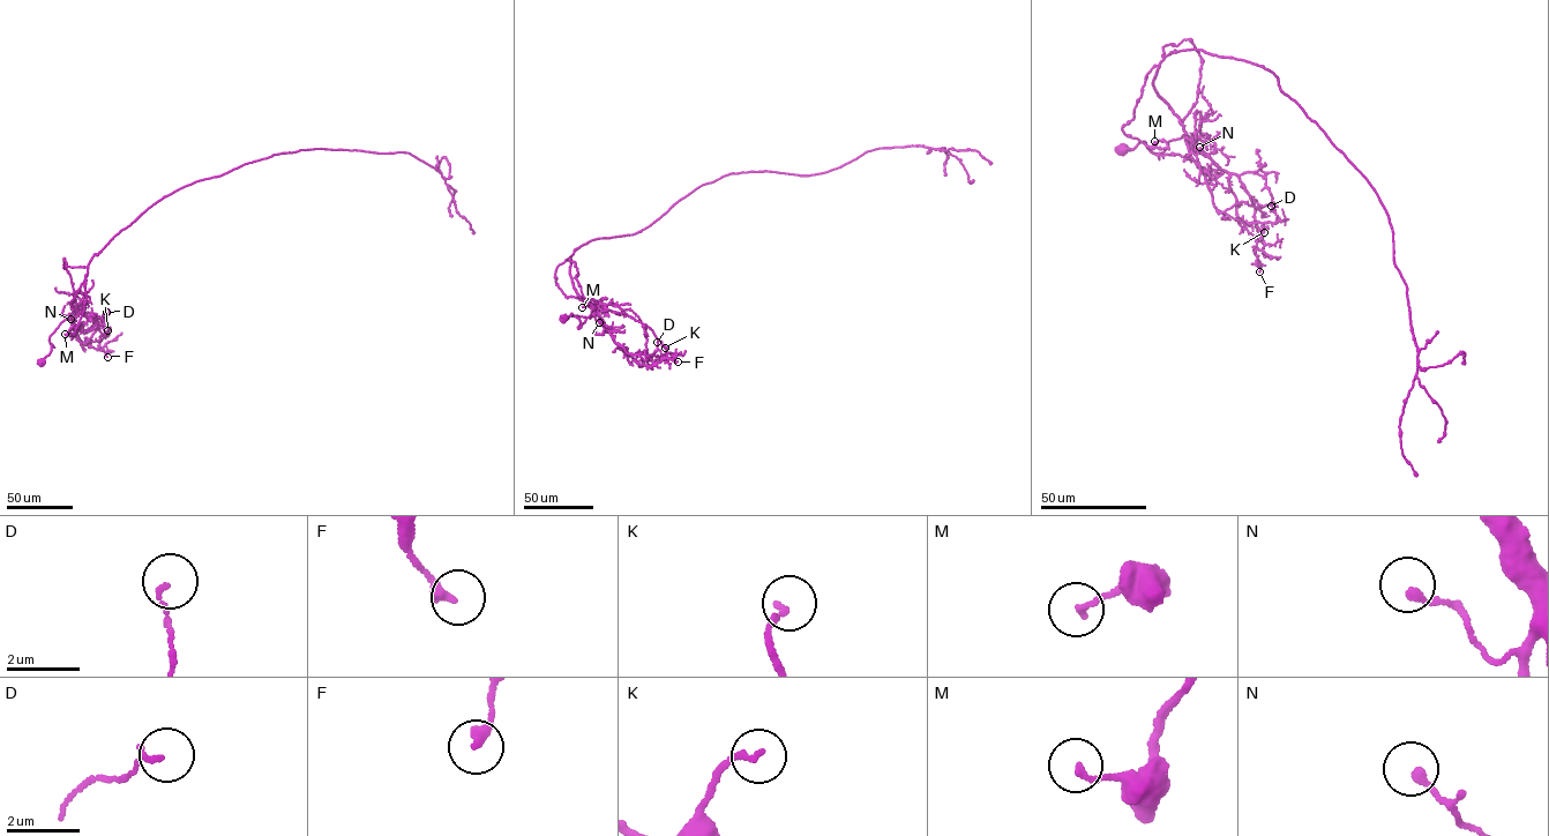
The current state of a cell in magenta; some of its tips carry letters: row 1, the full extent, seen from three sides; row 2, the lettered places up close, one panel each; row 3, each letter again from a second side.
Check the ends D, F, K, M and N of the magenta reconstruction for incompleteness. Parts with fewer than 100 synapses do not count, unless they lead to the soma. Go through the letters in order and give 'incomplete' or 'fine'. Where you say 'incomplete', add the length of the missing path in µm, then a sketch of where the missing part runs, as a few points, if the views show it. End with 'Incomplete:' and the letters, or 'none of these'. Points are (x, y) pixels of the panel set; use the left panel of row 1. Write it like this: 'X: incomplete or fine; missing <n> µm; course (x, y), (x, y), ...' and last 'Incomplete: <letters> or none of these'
D: fine
F: fine
K: fine
M: fine
N: fine
Incomplete: none of these

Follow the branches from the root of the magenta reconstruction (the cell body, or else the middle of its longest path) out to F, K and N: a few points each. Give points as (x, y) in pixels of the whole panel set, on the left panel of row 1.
F: (40, 363), (54, 346), (50, 336), (69, 316), (74, 319), (72, 325), (80, 340), (107, 357)
K: (40, 363), (54, 346), (50, 336), (68, 316), (83, 313), (95, 319), (102, 334), (107, 330)
N: (40, 363), (51, 344), (54, 346), (50, 336), (67, 316), (74, 319), (70, 319)

